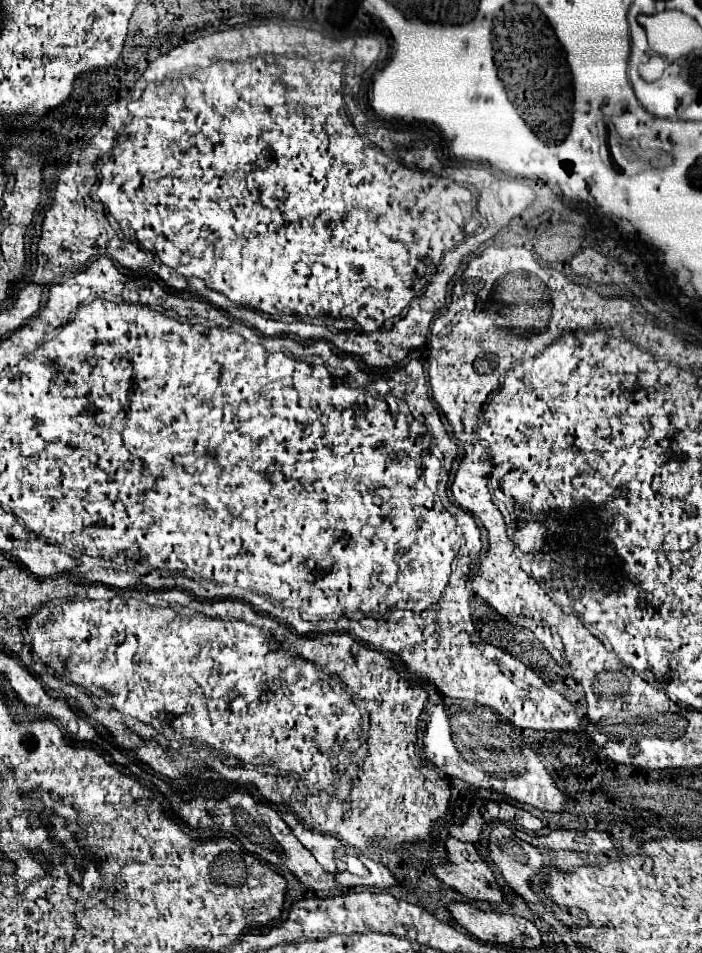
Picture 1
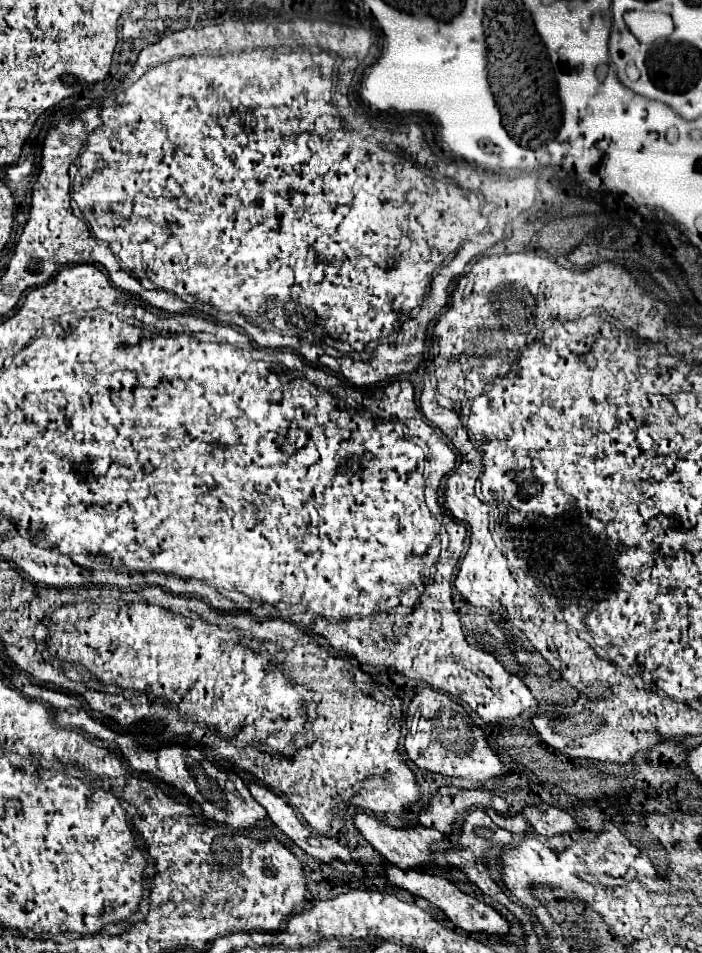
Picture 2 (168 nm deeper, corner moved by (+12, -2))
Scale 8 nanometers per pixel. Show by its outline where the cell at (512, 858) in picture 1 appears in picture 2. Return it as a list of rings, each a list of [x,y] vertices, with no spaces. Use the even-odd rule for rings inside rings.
[[[474,809],[472,815],[468,813],[462,823],[458,843],[464,849],[472,851],[476,861],[484,863],[488,849],[512,843],[512,833],[506,829],[500,829],[482,809]]]

